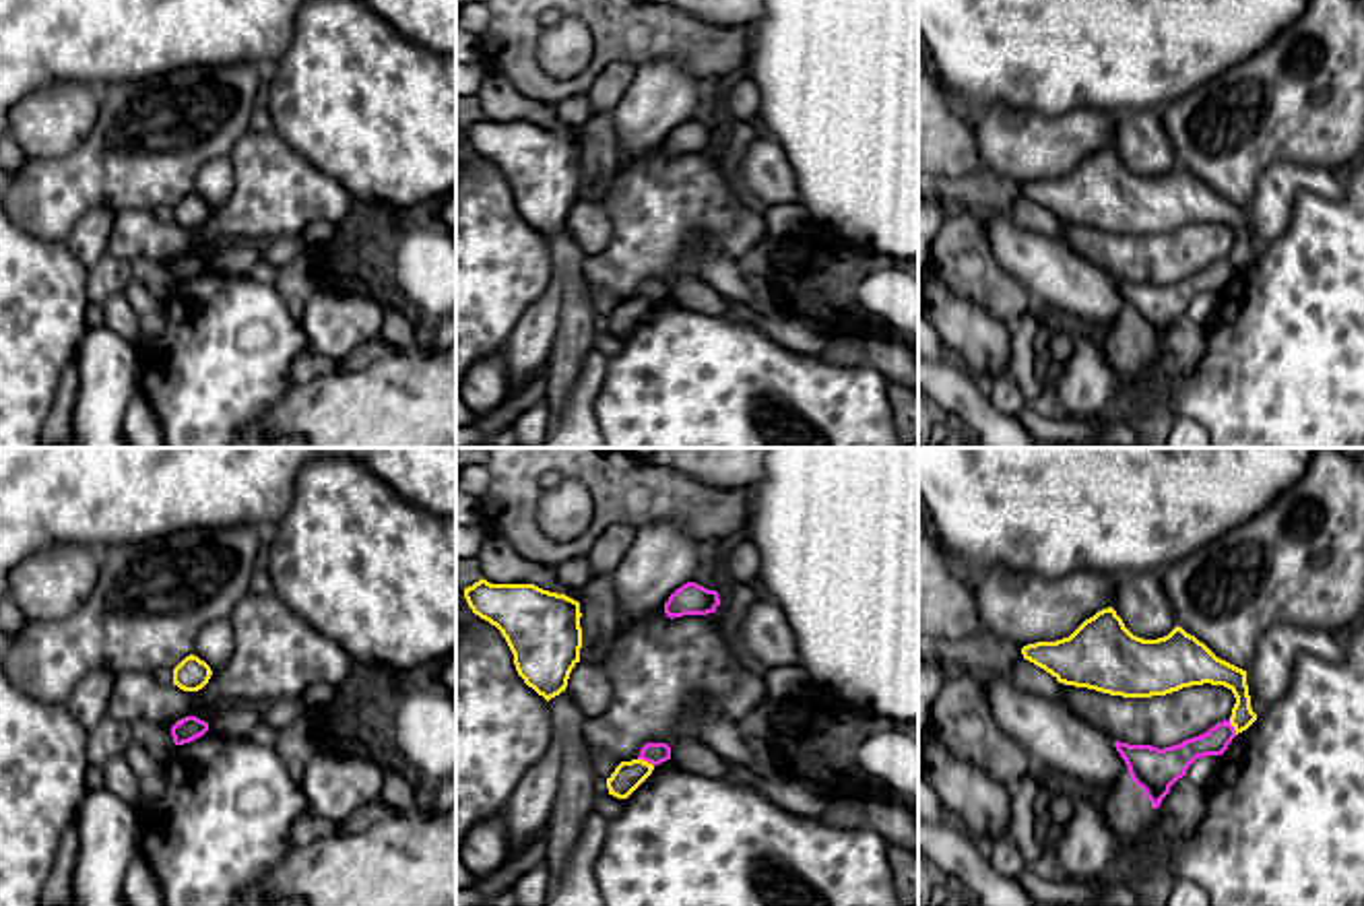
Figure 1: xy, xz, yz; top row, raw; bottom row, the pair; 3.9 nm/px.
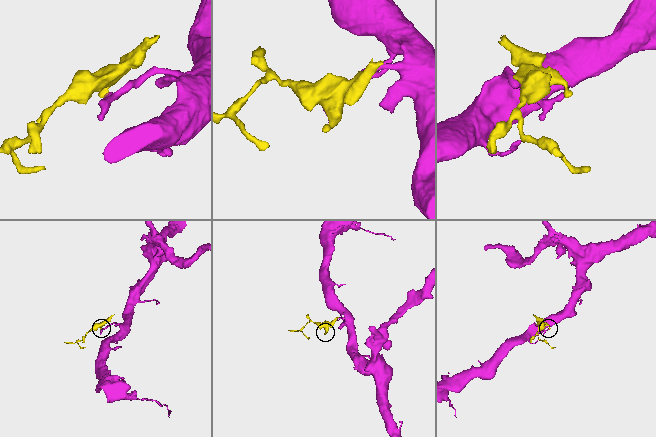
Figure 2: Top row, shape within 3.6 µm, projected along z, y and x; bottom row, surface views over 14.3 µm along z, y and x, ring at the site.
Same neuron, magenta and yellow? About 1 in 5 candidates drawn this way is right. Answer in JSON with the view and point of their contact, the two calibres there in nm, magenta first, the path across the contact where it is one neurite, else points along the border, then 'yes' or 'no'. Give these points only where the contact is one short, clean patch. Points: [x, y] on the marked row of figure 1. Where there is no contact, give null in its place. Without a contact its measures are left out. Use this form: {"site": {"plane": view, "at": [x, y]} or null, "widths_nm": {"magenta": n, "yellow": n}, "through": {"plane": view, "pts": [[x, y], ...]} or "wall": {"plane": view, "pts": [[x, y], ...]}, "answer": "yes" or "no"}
{"site": {"plane": "xz", "at": [646, 760]}, "widths_nm": {"magenta": 90, "yellow": 110}, "wall": {"plane": "xz", "pts": [[638, 758], [653, 766]]}, "answer": "no"}

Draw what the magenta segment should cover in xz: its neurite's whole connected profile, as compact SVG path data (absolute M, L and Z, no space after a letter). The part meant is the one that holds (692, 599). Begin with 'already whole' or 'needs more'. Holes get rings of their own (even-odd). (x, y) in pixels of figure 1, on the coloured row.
already whole; M695 582L677 588L664 603L667 617L708 615L720 605L718 592L708 590Z

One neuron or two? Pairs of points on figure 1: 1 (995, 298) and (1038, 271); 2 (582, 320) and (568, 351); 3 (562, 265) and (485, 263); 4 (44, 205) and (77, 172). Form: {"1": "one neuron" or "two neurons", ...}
{"1": "two neurons", "2": "one neuron", "3": "two neurons", "4": "one neuron"}

